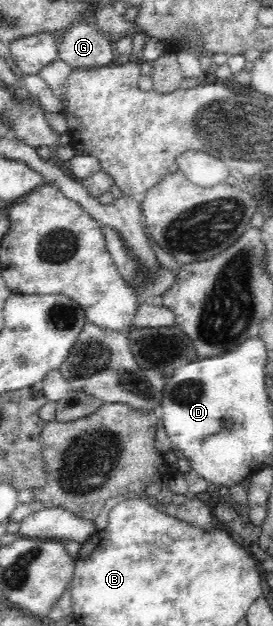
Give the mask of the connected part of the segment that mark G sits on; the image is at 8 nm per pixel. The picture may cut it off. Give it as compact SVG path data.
M84 19L68 30L66 34L56 35L56 37L58 39L58 50L60 50L60 62L66 63L71 69L94 68L115 63L116 56L112 39L98 32L91 19Z

